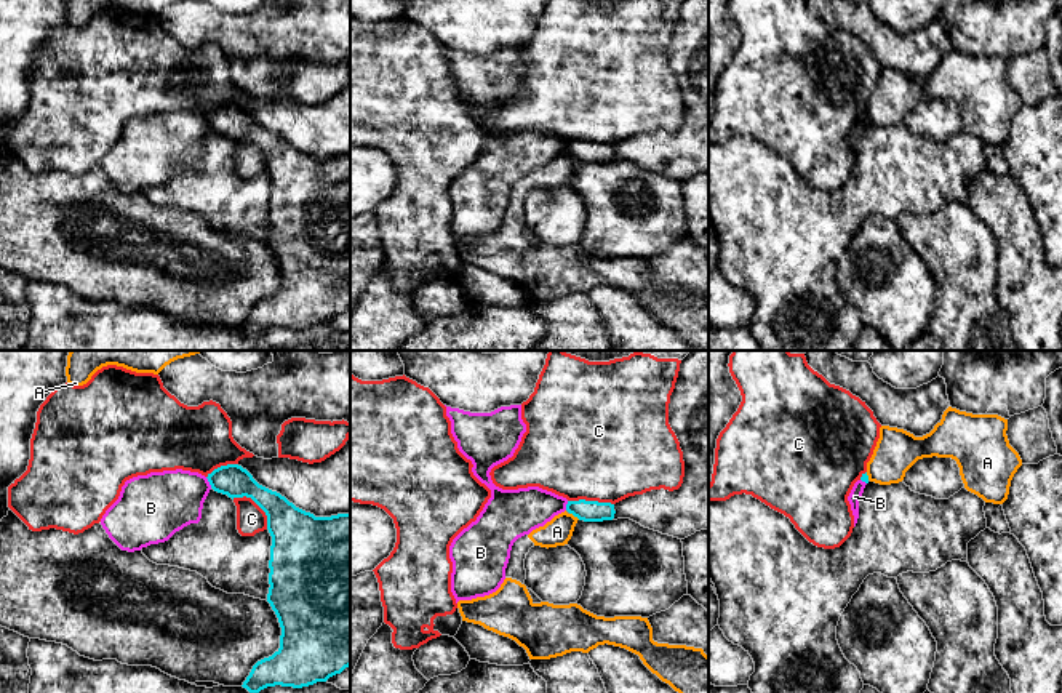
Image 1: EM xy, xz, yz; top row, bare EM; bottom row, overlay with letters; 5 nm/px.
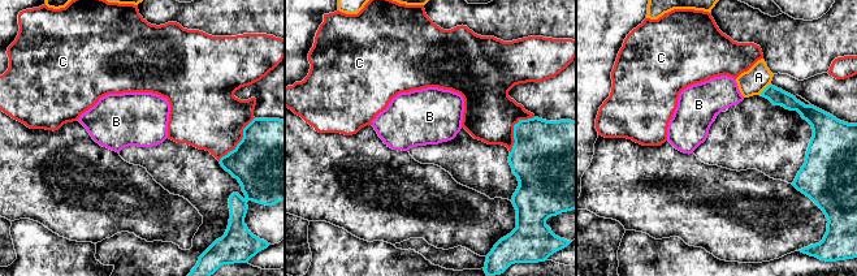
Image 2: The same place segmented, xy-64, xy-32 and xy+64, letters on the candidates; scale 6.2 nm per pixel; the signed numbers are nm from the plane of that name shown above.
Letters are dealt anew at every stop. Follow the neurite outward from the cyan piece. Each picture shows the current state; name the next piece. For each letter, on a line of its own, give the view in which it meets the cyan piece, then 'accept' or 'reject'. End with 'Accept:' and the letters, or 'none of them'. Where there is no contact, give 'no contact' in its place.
A: contact in xz; reject
B: contact in xy; reject
C: contact in xy; reject
Accept: none of them

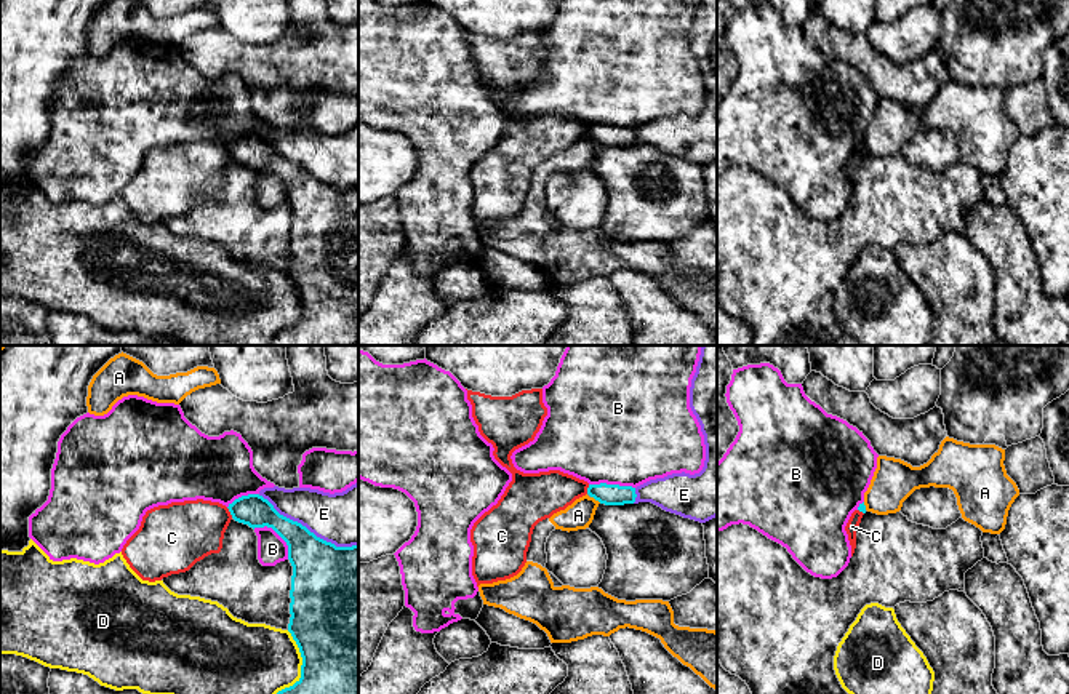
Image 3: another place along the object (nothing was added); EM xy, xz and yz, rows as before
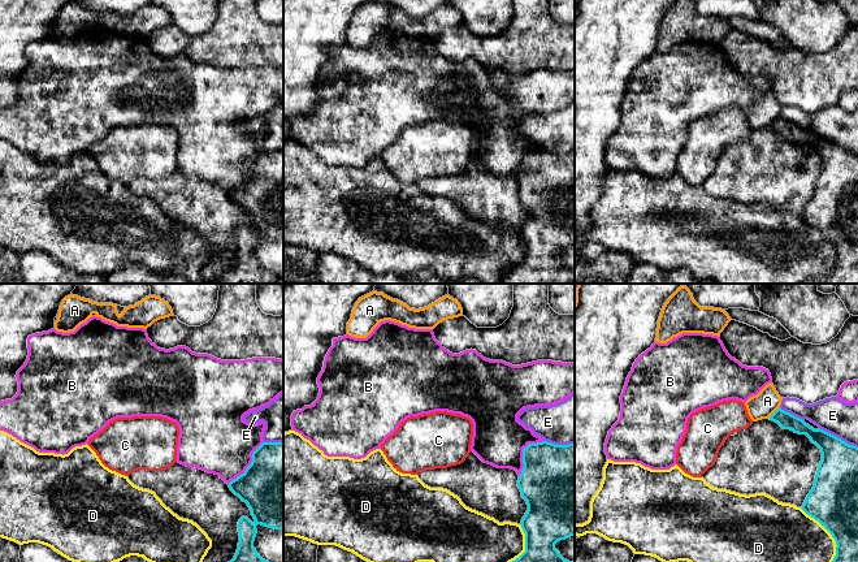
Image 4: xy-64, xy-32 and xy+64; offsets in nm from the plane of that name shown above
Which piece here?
A: contact in xz; reject
B: contact in xy; reject
C: contact in xy; reject
D: contact in xy; reject
E: contact in xy; reject
Accept: none of them

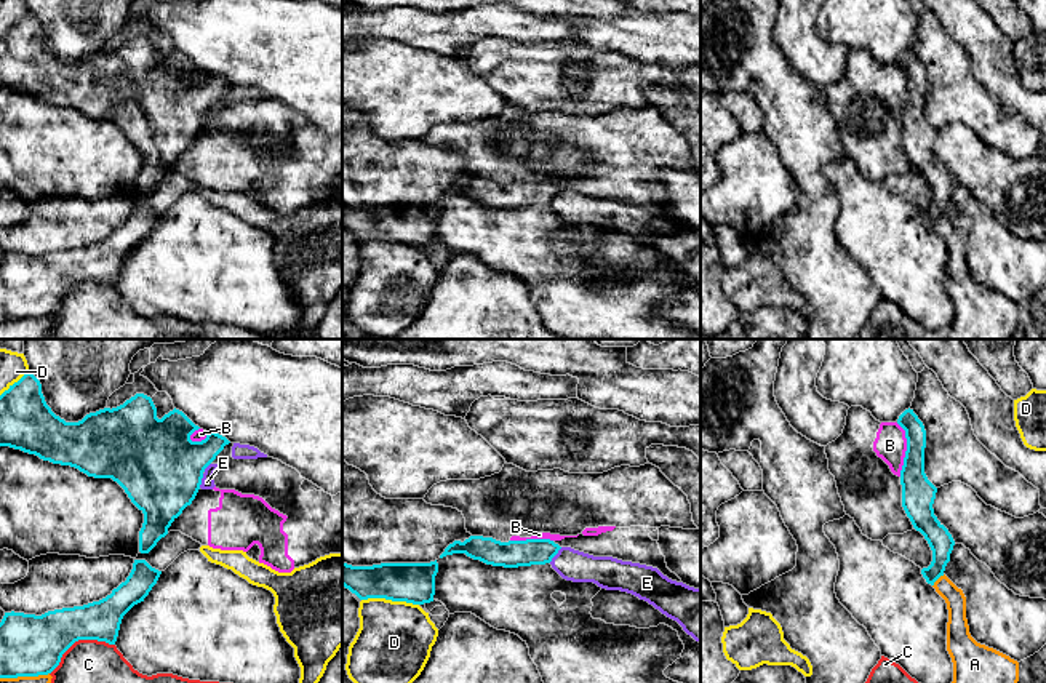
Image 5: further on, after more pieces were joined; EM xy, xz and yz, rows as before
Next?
A: contact in yz; reject
B: contact in yz; reject
C: contact in xy; reject
D: contact in xz; reject
E: contact in xz; reject
Accept: none of them

